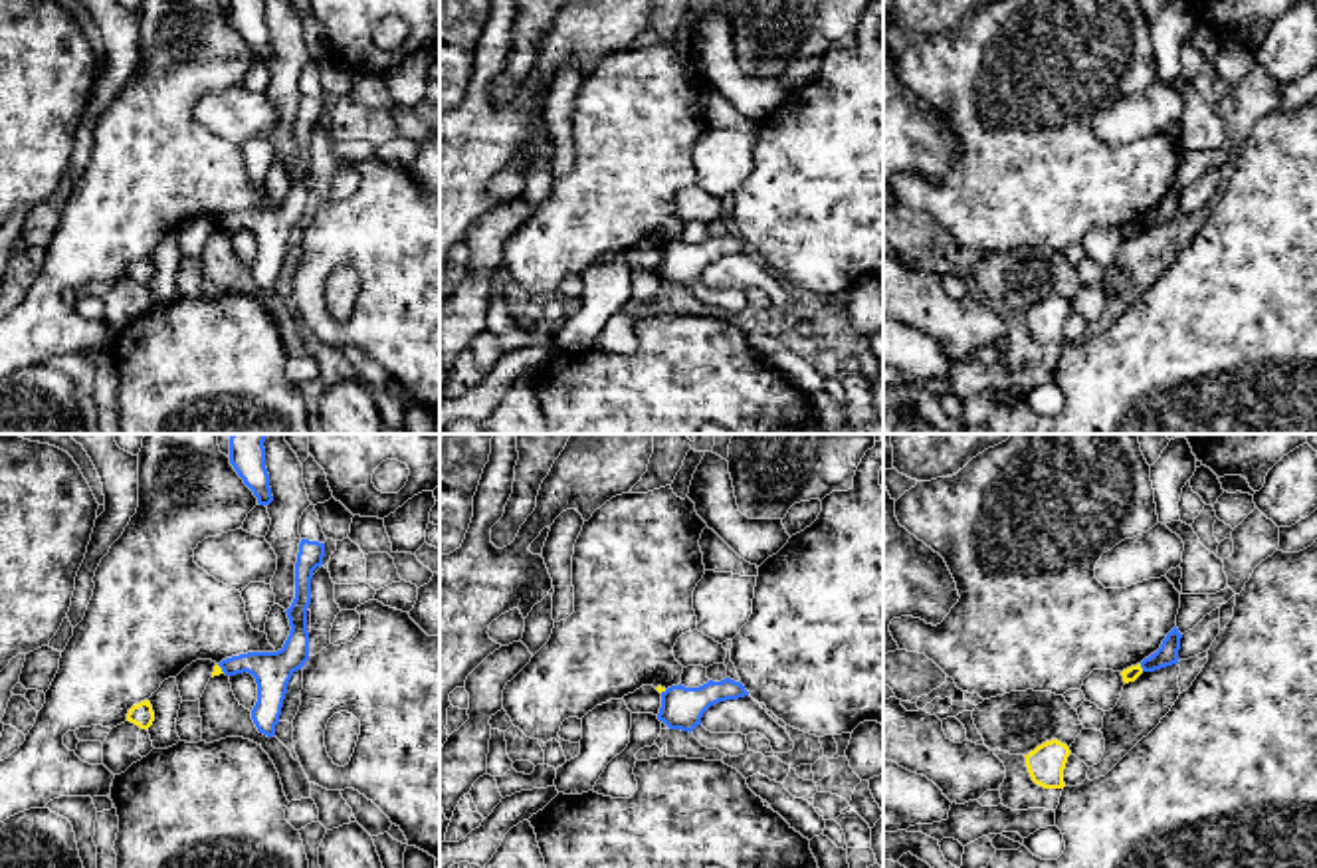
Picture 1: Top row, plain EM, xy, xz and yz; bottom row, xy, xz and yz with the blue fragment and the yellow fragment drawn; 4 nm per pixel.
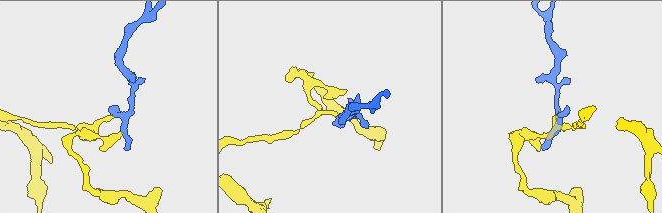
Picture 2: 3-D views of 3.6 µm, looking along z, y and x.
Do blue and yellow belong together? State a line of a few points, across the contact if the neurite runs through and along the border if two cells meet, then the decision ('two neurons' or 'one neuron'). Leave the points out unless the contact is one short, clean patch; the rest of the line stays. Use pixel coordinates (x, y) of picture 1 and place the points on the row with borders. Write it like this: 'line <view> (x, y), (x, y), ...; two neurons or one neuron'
line yz (1139, 664), (1143, 670); two neurons

